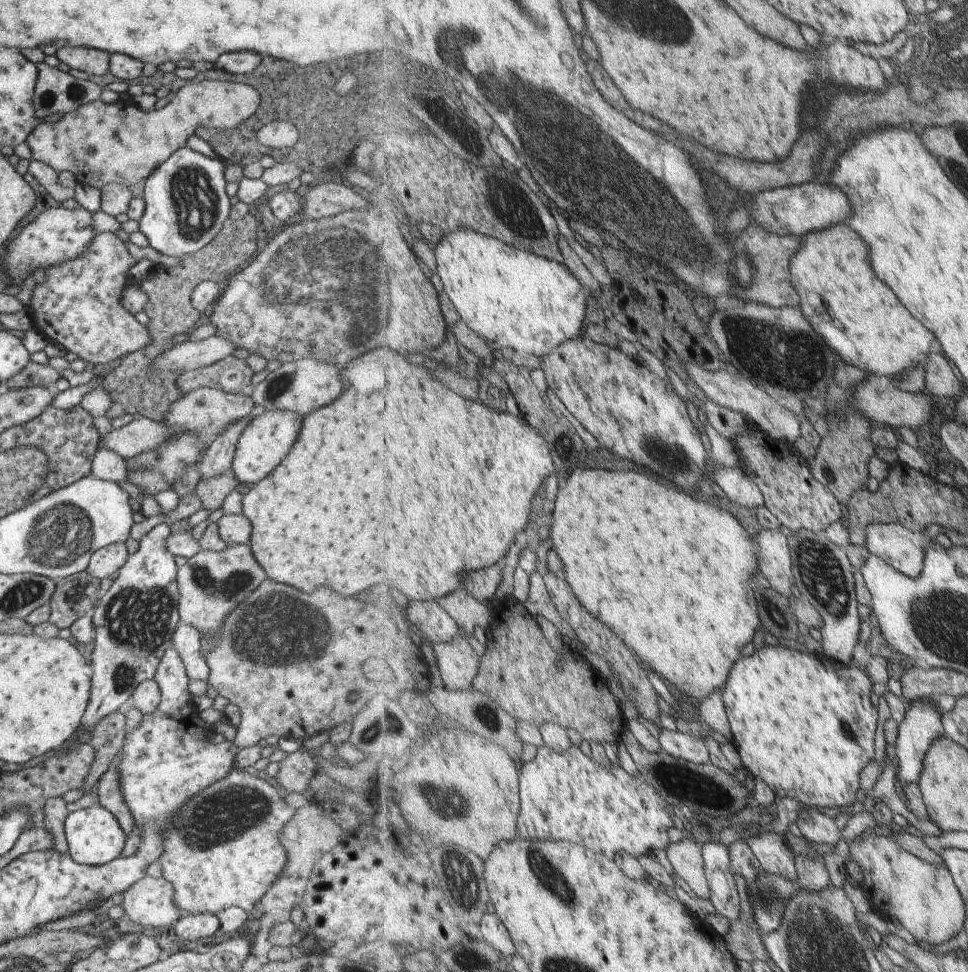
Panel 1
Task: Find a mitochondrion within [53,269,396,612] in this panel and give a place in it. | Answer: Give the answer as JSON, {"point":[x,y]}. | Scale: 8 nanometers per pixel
{"point":[213,581]}

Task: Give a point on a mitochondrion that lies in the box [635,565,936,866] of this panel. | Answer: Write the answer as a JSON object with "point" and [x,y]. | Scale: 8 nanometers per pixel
{"point":[680,778]}

